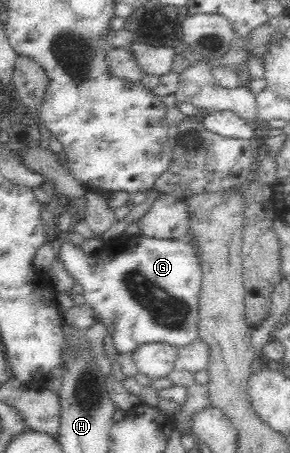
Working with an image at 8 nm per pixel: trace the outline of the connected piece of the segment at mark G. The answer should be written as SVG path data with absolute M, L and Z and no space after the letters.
M123 234L105 241L96 253L85 253L68 236L56 239L57 256L67 273L81 284L85 302L110 332L119 355L131 354L143 343L189 345L198 338L200 258L185 237L157 239Z

